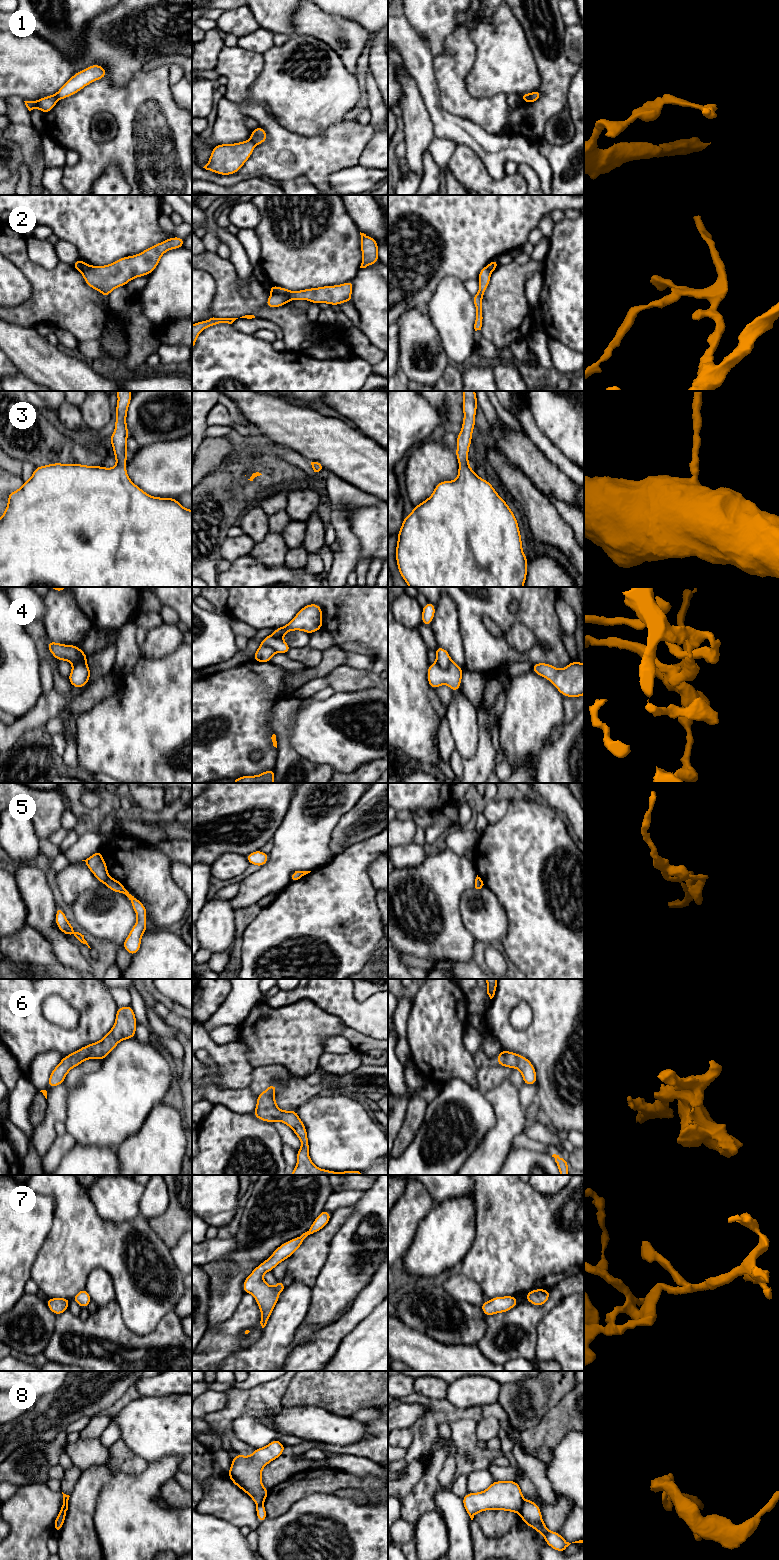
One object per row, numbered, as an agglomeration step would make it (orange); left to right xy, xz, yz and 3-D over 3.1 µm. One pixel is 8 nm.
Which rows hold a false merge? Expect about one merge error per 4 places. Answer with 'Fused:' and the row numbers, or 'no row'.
Fused: 1, 2, 4, 5, 8

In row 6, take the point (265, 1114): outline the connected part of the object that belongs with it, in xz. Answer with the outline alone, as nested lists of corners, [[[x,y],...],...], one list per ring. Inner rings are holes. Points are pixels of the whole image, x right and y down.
[[[271,1084],[260,1095],[257,1096],[257,1106],[252,1112],[255,1117],[265,1122],[274,1123],[280,1121],[288,1125],[301,1141],[301,1148],[297,1151],[297,1164],[290,1175],[363,1175],[362,1171],[352,1170],[343,1172],[334,1172],[324,1170],[314,1165],[309,1154],[309,1141],[307,1130],[301,1121],[296,1110],[280,1110],[276,1104],[275,1091],[277,1085]]]

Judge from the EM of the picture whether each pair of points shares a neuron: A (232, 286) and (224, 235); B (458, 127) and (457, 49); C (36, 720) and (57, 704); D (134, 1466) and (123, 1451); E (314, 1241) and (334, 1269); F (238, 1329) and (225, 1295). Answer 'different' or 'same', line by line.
A: different
B: different
C: same
D: same
E: different
F: different

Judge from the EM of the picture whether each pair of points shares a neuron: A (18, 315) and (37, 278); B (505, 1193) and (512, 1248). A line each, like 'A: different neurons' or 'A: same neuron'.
A: same neuron
B: same neuron

